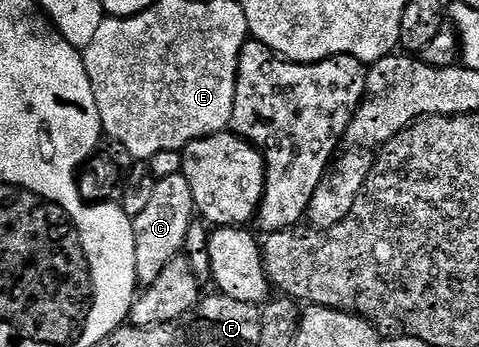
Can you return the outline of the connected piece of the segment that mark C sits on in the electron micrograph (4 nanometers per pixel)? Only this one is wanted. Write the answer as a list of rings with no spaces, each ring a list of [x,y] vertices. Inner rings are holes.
[[[184,174],[156,180],[156,188],[143,213],[132,224],[134,229],[134,269],[141,288],[154,285],[162,269],[183,252],[186,233],[194,222],[196,206]]]

